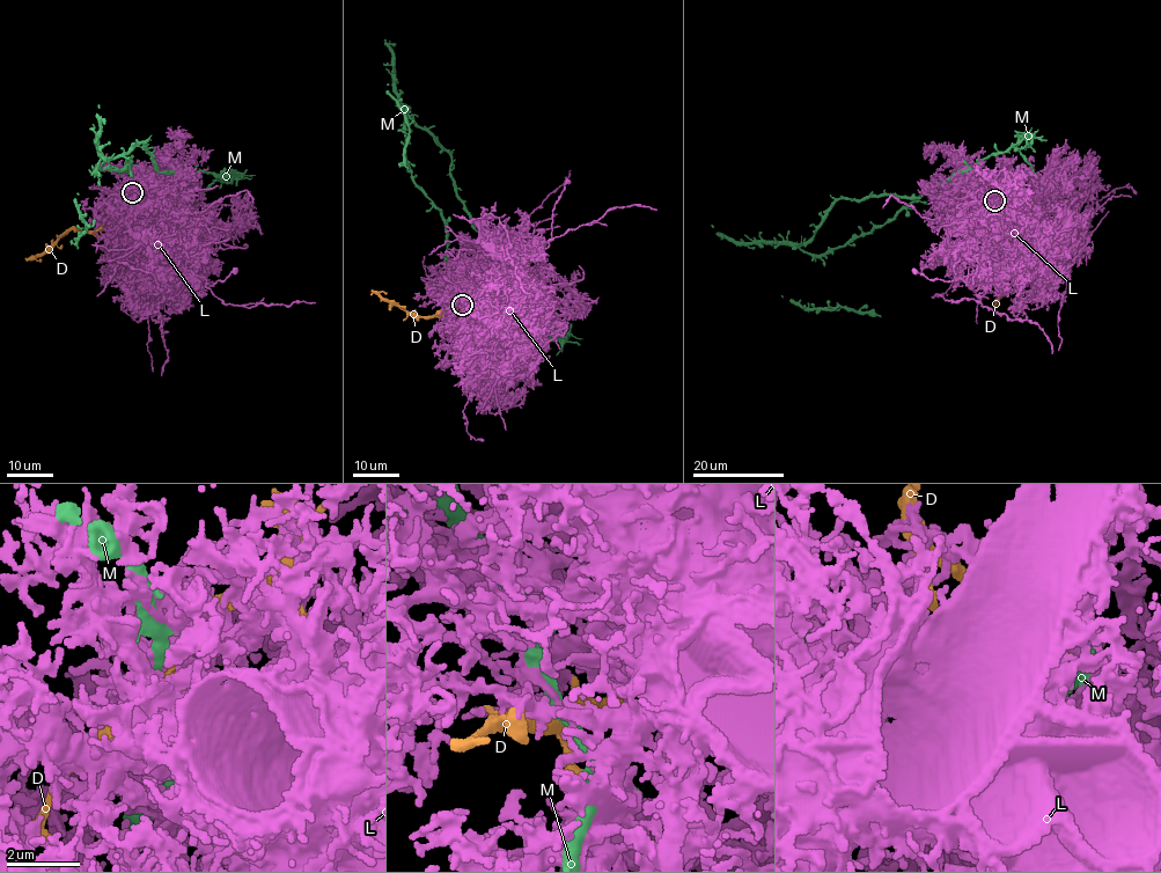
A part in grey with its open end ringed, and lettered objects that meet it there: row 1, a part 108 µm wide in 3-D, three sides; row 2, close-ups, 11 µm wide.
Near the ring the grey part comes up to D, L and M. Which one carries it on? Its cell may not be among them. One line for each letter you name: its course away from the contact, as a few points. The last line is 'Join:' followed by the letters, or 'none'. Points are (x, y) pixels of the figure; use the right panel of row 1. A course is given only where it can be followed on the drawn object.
Join: none

